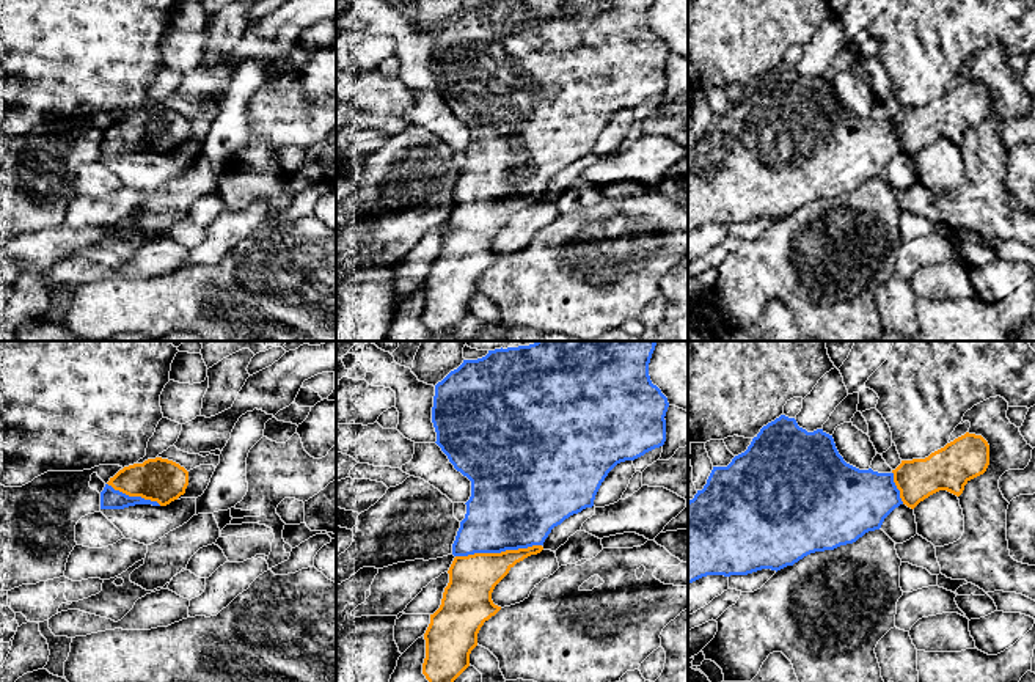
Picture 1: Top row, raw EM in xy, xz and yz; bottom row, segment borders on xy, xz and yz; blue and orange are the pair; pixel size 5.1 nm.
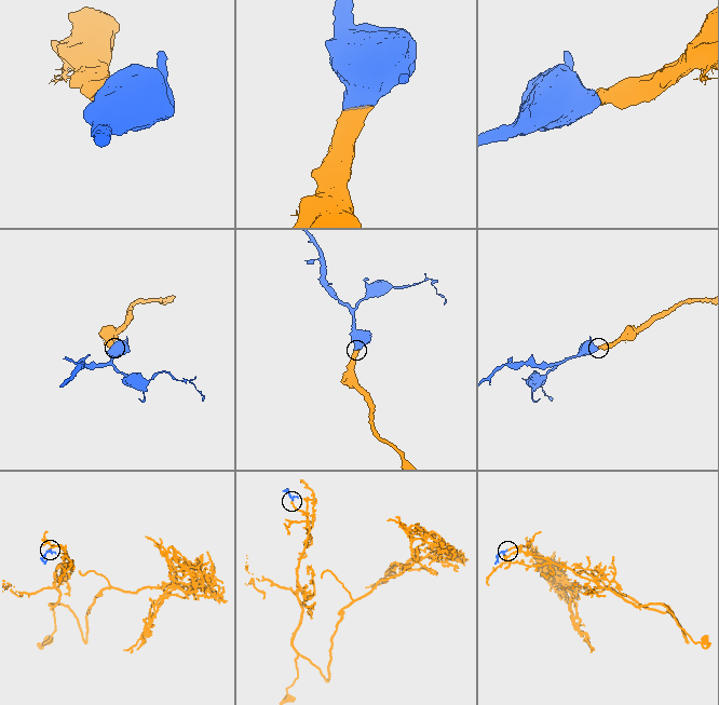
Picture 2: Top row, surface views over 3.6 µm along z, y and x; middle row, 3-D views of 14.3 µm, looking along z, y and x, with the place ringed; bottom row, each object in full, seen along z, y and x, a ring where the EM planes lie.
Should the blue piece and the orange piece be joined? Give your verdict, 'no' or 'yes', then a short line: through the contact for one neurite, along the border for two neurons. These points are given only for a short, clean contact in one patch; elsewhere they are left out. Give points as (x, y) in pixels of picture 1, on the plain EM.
yes | xz (512, 154), (498, 200), (471, 227)

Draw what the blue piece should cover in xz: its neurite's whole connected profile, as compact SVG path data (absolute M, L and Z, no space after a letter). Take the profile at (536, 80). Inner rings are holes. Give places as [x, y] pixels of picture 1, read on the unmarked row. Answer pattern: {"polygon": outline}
{"polygon": "M488 0L477 8L463 8L441 30L435 33L432 71L437 80L437 93L448 104L457 119L471 129L471 145L465 151L466 162L460 170L452 203L455 204L448 222L449 231L444 236L440 256L430 262L430 272L424 281L426 306L422 322L429 328L429 341L451 341L454 328L470 314L470 302L477 294L477 281L485 269L495 264L501 255L492 248L495 234L509 218L525 206L543 198L543 190L551 178L565 167L594 154L595 143L608 121L620 110L635 108L646 101L660 96L666 90L667 46L652 31L649 11L653 0Z"}

